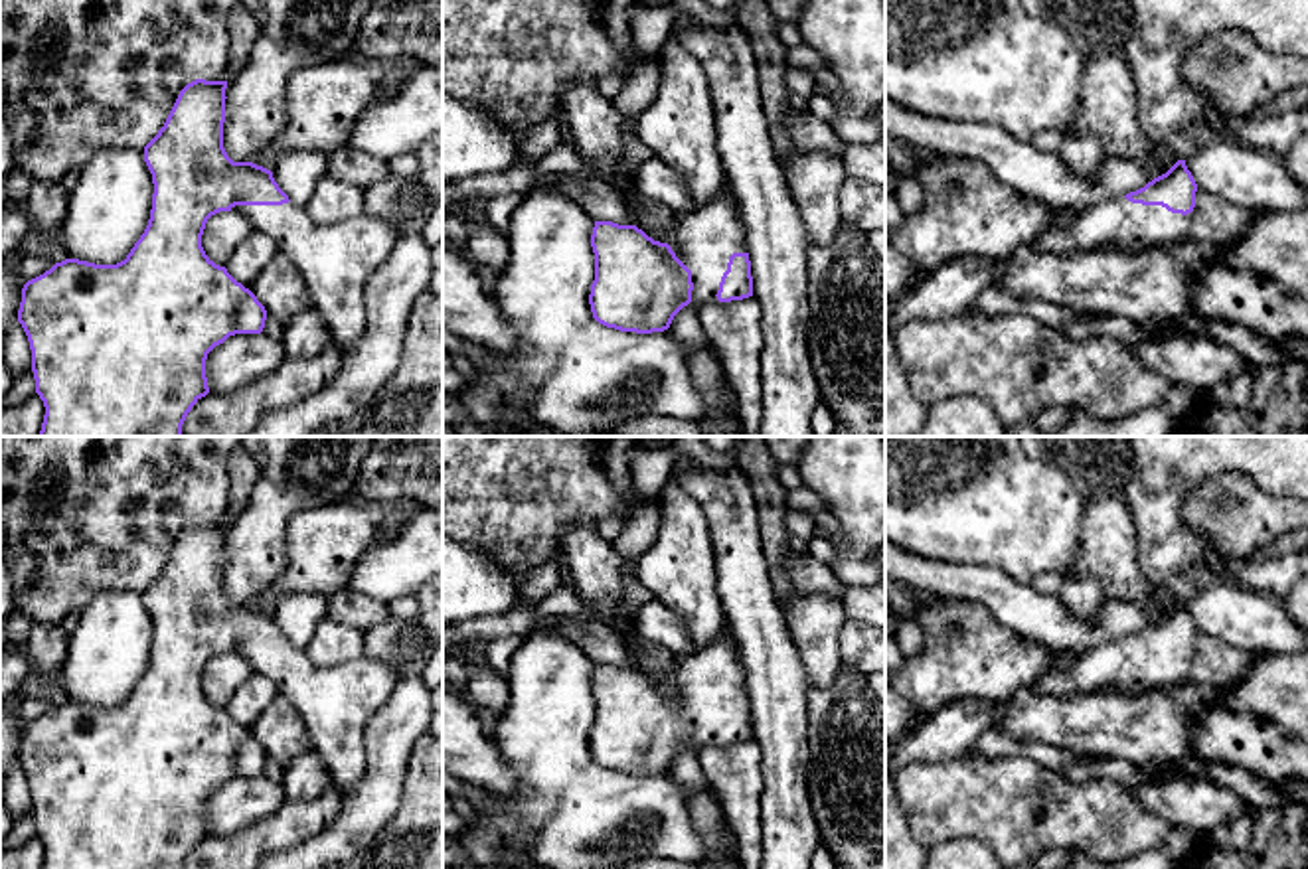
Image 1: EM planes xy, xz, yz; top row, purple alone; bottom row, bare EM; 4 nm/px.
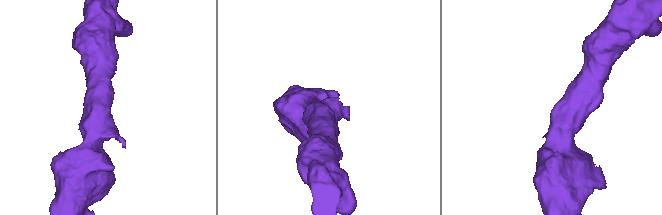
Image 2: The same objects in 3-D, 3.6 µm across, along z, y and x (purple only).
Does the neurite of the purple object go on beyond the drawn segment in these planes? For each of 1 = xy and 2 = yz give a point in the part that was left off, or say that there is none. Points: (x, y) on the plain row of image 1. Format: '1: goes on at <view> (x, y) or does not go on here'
1: goes on at xy (336, 702)
2: goes on at yz (1119, 664)

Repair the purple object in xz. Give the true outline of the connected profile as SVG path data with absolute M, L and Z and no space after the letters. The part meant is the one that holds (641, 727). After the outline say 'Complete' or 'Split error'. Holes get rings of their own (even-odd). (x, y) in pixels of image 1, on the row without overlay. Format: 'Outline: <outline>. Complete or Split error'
Outline: M717 636L699 652L680 658L664 685L636 668L595 664L591 689L595 723L589 747L593 760L607 770L636 776L664 774L690 745L705 749L753 739L747 673L735 638Z. Split error

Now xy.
Outline: M196 521L188 525L164 569L144 589L144 604L154 626L152 652L144 675L124 703L95 707L65 701L24 727L18 764L30 784L36 835L45 849L41 869L182 869L192 849L209 835L207 796L229 778L263 774L265 749L225 709L215 707L202 689L205 666L219 654L245 658L257 673L269 677L279 693L296 705L314 750L340 794L352 792L362 780L366 723L397 685L393 668L368 654L332 668L314 666L304 650L294 648L279 630L271 612L253 604L233 604L223 591L225 531L227 523Z. Split error

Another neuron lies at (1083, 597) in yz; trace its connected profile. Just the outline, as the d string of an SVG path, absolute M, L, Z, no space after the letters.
M1067 573L1059 591L1061 604L1073 618L1083 622L1093 620L1099 614L1104 598L1104 591L1095 577Z

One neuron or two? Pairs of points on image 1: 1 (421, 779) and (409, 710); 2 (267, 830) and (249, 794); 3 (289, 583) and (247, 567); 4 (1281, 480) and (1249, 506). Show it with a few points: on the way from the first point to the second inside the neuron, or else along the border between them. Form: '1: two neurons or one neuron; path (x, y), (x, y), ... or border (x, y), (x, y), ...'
1: two neurons; border (421, 735), (409, 755), (404, 790)
2: two neurons; border (287, 800), (269, 814), (220, 836)
3: two neurons; border (285, 532), (285, 567), (257, 595)
4: two neurons; border (1224, 473), (1247, 474), (1269, 492), (1287, 496)

